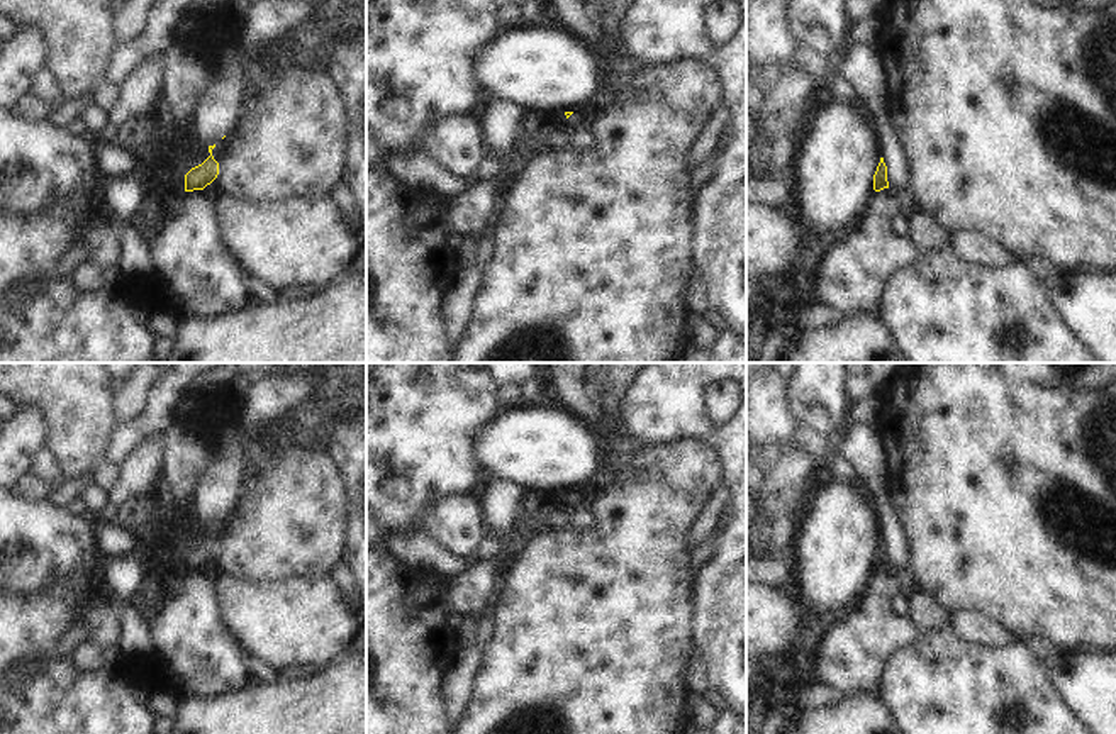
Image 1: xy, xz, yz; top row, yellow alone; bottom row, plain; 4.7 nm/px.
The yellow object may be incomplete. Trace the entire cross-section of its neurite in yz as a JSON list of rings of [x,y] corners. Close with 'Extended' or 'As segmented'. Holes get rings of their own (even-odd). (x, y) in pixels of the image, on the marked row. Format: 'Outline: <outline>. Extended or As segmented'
Outline: [[[884,158],[873,175],[873,190],[868,214],[826,251],[812,278],[817,302],[846,319],[879,315],[890,276],[921,256],[909,237],[894,232]]]. Extended

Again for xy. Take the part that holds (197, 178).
Outline: [[[254,0],[241,22],[237,42],[212,66],[207,86],[195,102],[192,127],[210,156],[185,175],[187,205],[183,212],[171,217],[149,244],[154,273],[171,288],[181,314],[197,319],[212,319],[258,303],[248,288],[246,271],[234,261],[220,241],[220,225],[214,212],[214,195],[204,188],[219,175],[219,163],[212,153],[237,115],[246,88],[246,63],[263,44],[312,19],[317,2]]]. Extended

